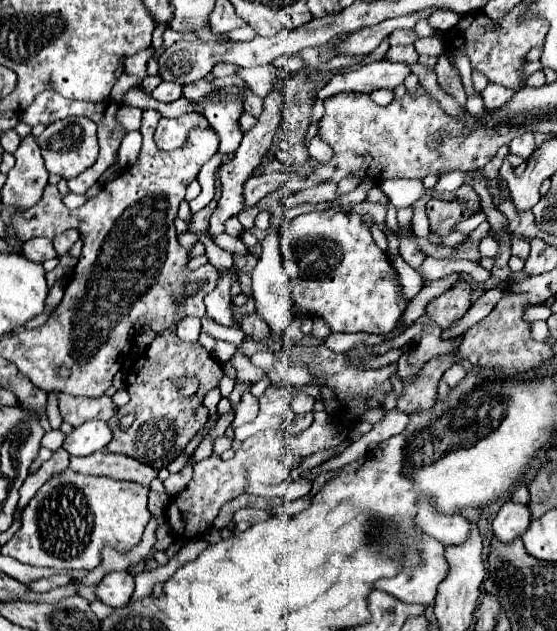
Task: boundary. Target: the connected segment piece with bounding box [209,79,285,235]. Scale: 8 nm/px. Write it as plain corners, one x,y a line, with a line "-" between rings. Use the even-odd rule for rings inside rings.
277,79
273,83
273,89
271,93
265,97
265,105
263,105
263,113
259,115
257,119
257,125
251,127
249,131
243,133
243,141
239,145
239,149
235,151
235,157
223,165
219,165
219,179
223,183
223,193
221,193
221,199
219,199
219,205
215,209
215,213
211,215
211,235
221,235
223,233
223,223
225,219
237,215
243,205
241,205
241,185
251,177
251,173
255,171
255,167
261,163
263,155
267,153
267,149
271,147
271,139
275,135
275,129
279,127
281,123
281,113
283,113
283,105
285,105
285,93
283,93
283,85
285,85
285,79

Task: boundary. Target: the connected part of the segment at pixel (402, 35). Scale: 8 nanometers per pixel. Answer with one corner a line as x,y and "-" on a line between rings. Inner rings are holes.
399,29
399,31
393,31
389,35
389,43
391,45
411,45
417,39
419,39
419,35
413,29

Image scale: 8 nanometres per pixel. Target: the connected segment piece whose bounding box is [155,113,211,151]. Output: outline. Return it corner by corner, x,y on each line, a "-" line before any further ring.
189,113
179,119
161,119
155,131
155,143
163,151
173,151
185,145
193,129
211,127
203,113

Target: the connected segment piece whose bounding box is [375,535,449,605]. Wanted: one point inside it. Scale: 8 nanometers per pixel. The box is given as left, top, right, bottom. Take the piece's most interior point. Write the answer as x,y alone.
419,585

